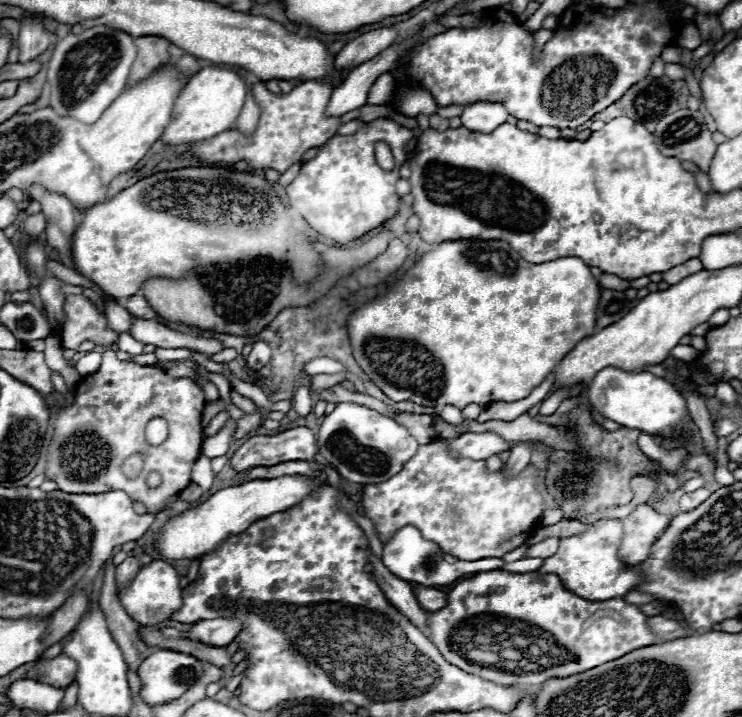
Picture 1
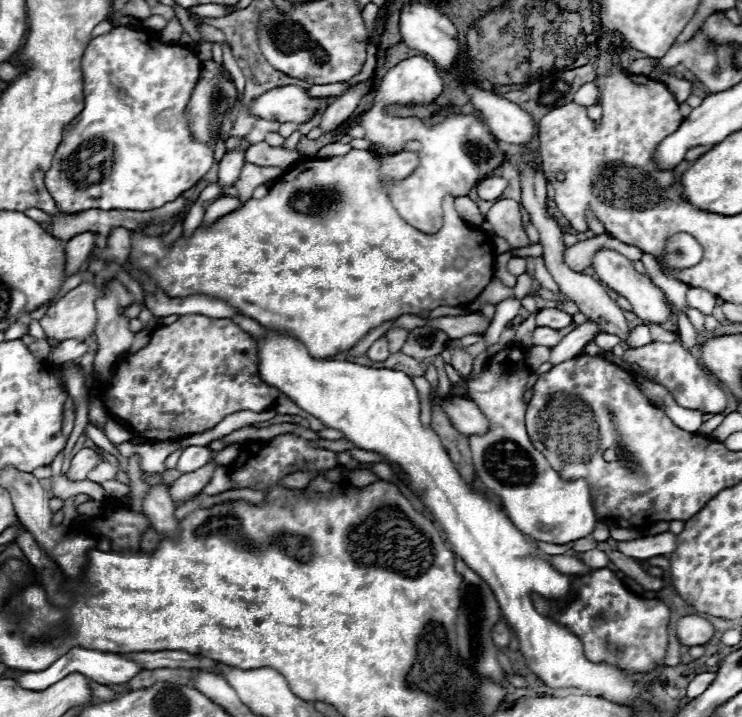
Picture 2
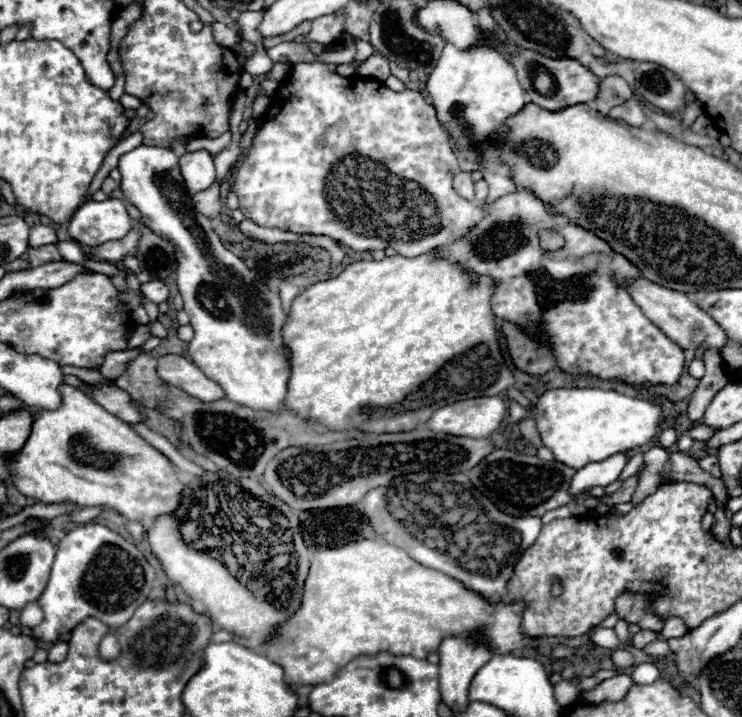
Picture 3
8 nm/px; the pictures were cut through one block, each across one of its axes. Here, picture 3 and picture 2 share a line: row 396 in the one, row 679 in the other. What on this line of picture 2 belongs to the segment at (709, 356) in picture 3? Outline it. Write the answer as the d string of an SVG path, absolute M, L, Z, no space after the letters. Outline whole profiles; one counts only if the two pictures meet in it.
M706 672L706 674L698 674L698 676L694 676L694 680L688 684L686 696L688 696L688 698L696 698L696 696L700 696L700 694L712 684L712 678L716 678L712 672Z

